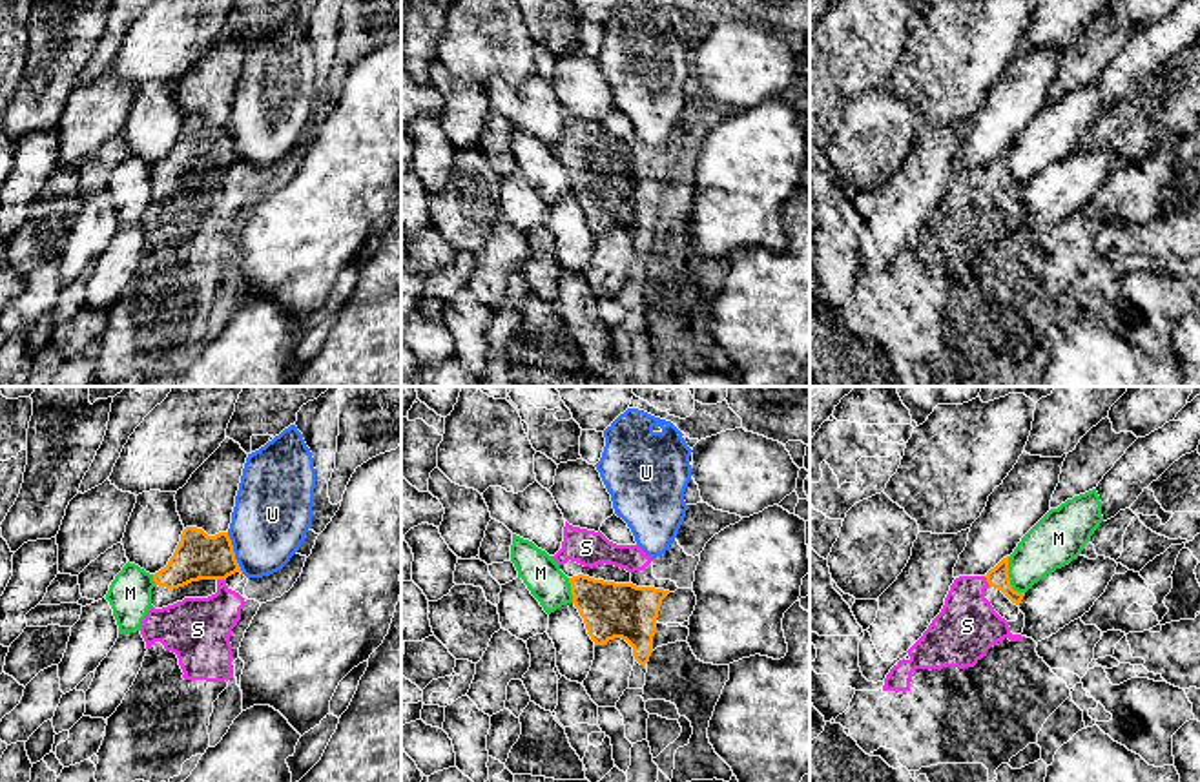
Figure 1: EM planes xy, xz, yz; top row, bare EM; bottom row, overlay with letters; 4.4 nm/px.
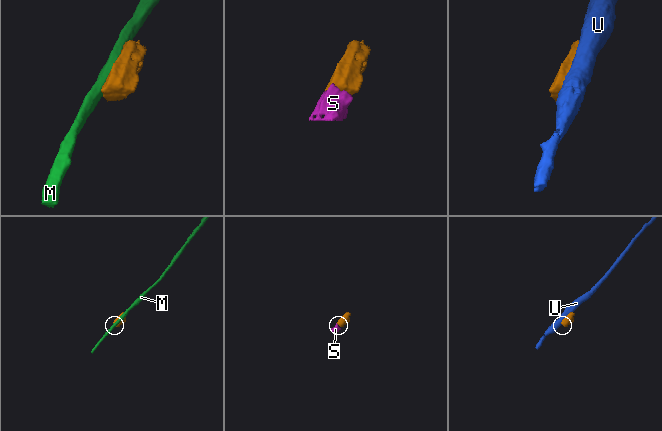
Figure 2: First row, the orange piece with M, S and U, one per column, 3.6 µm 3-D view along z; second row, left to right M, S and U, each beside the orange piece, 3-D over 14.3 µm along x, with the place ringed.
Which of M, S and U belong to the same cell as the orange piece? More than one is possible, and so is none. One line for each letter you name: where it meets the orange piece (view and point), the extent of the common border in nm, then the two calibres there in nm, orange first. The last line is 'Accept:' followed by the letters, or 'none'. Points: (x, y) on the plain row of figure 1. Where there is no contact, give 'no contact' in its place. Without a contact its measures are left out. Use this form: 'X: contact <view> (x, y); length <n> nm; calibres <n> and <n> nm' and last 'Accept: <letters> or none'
S: contact yz (987, 172); length 60 nm; calibres 90 and 280 nm
Accept: S

